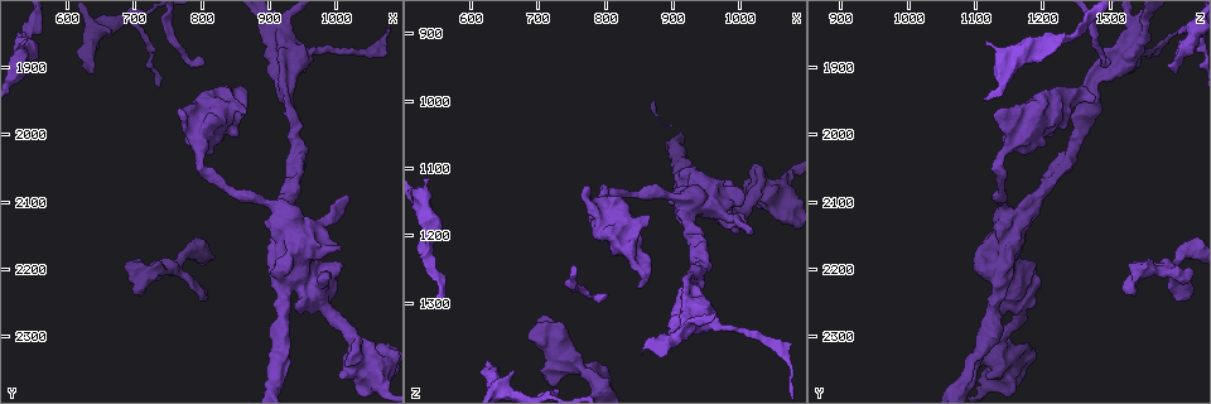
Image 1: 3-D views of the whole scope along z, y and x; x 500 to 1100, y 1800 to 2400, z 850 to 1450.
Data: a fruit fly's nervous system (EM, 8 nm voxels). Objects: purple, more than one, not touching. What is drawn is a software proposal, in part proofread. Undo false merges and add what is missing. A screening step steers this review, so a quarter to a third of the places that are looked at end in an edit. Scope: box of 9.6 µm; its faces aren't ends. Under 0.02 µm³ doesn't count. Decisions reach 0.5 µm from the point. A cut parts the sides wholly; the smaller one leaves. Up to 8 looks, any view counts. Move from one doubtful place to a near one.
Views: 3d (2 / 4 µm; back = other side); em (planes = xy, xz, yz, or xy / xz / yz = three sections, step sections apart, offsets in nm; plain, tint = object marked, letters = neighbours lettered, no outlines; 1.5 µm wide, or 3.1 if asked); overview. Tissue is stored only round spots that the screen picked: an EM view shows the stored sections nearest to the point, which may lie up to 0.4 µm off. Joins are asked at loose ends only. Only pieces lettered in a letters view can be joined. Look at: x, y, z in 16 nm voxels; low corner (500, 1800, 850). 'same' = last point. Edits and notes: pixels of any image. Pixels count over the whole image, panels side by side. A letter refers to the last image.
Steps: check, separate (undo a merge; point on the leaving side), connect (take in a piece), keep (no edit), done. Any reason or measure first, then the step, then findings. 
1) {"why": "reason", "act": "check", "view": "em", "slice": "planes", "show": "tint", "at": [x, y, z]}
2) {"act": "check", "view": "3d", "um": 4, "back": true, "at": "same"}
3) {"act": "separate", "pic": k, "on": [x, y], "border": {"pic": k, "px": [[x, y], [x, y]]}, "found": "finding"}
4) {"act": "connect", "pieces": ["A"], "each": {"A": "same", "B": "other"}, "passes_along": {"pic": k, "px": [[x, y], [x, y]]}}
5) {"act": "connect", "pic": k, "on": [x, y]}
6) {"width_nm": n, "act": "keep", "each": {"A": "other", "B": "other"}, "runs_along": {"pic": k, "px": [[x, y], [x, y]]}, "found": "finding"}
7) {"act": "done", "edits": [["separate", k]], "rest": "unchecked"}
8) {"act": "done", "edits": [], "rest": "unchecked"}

{"why": "an open end", "act": "check", "view": "3d", "um": 2, "at": [805, 2240, 1420]}

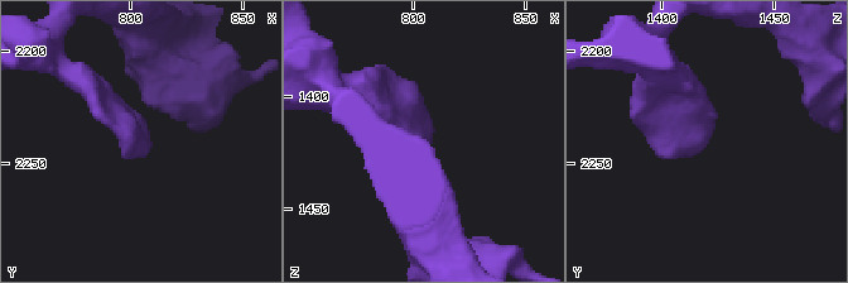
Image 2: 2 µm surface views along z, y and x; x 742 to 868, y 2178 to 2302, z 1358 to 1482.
{"act": "check", "view": "em", "slice": "planes", "show": "letters", "at": [805, 2239, 1421]}

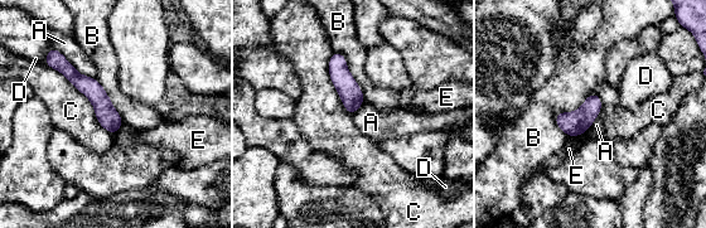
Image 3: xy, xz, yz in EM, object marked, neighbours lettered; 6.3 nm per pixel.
{"act": "keep", "each": {"A": "other", "B": "other", "C": "other", "D": "other", "E": "other"}, "border": {"pic": 3, "px": [[57, 49], [78, 72], [96, 79]]}, "found": "no lettered piece goes on from it"}

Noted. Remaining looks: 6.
{"why": "an open end", "act": "check", "view": "em", "slice": "yz", "step": 8, "show": "tint", "at": [730, 2185, 1335]}

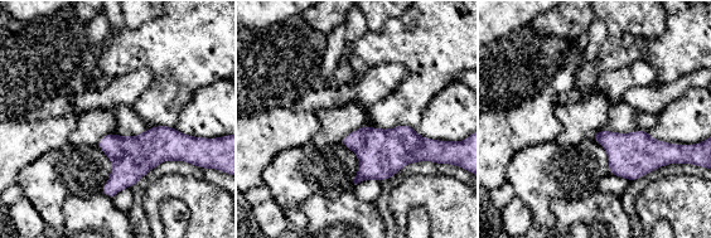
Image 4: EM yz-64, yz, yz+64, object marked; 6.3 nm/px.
{"act": "check", "view": "em", "slice": "yz", "step": 8, "show": "letters", "at": "same"}

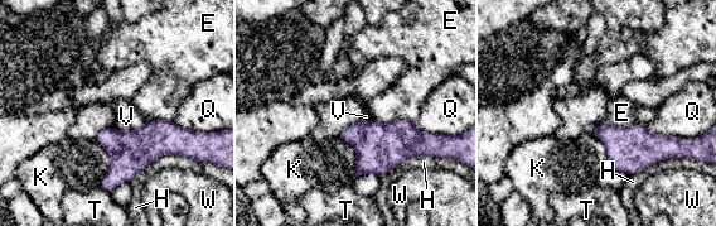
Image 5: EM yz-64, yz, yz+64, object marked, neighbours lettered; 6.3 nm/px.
{"act": "keep", "each": {"E": "other", "H": "other", "K": "other", "Q": "other", "T": "other", "V": "other", "W": "other"}, "border": {"pic": 5, "px": [[153, 120], [136, 129], [111, 126]]}, "found": "no lettered piece goes on from it"}

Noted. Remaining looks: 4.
{"why": "an open end", "act": "check", "view": "3d", "um": 2, "at": [635, 1905, 1395]}

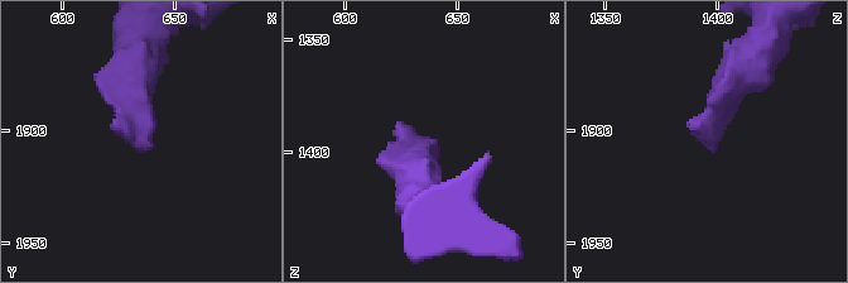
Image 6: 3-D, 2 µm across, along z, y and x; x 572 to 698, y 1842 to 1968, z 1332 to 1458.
{"why": "shape alone is not enough", "act": "check", "view": "em", "slice": "planes", "show": "letters", "at": [634, 1910, 1397]}

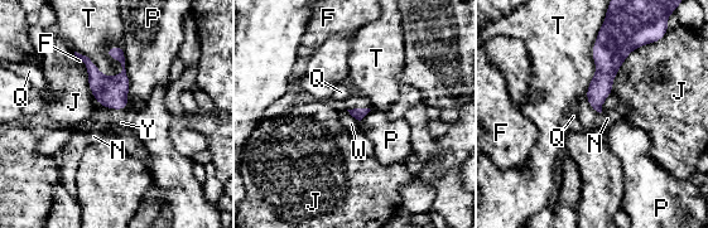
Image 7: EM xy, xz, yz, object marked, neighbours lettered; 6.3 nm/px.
{"act": "connect", "pieces": ["Y"], "each": {"F": "other", "J": "other", "N": "other", "P": "other", "Q": "other", "T": "other", "W": "other", "Y": "same"}, "passes_along": {"pic": 7, "px": [[359, 114], [359, 108], [355, 101]]}, "found": "the cell continues"}

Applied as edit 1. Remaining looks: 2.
{"act": "done", "edits": [["connect", 7]], "rest": "unchecked"}

